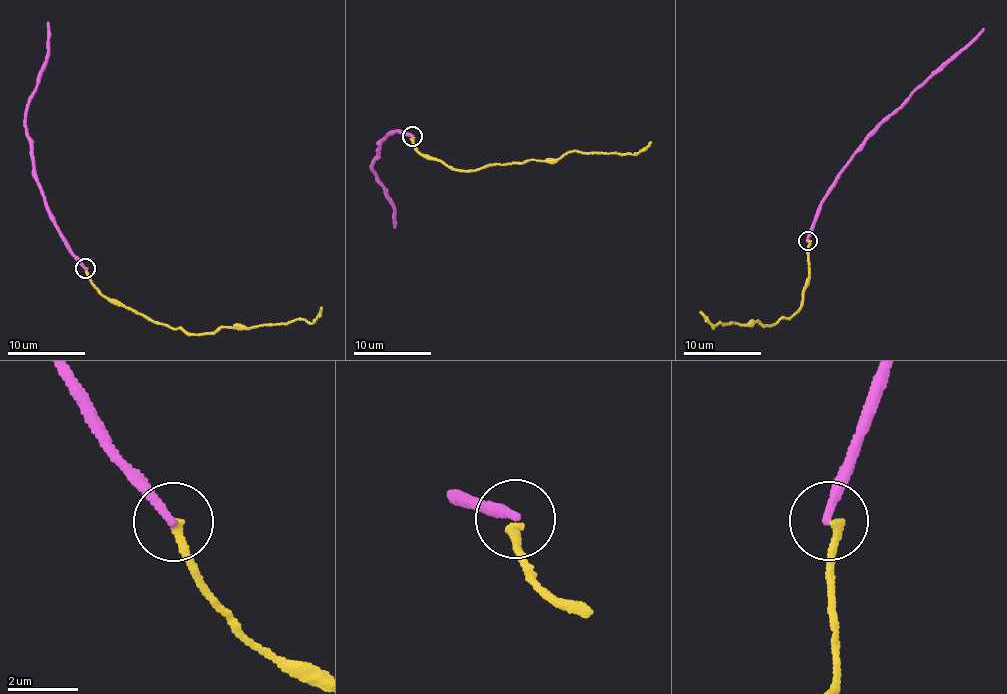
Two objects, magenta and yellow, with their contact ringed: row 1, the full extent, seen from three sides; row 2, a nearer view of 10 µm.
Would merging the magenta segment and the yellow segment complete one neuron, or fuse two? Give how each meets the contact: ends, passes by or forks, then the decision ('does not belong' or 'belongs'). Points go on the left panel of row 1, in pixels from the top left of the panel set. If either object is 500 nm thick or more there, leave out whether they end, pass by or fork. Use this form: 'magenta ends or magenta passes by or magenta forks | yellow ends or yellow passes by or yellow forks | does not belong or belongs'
magenta ends | yellow ends | does not belong

